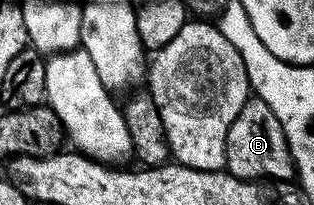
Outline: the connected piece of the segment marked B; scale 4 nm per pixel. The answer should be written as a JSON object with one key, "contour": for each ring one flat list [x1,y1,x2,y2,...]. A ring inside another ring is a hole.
{"contour":[[255,97,245,101,228,131,225,168,240,180,260,181,267,177,272,181,288,181,293,178,294,164,284,136,284,126,278,121,274,109,266,105,266,101]]}

